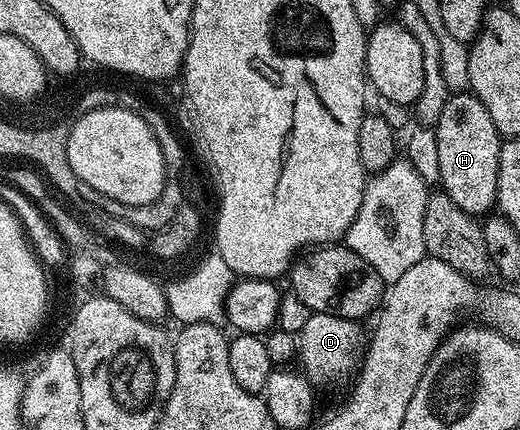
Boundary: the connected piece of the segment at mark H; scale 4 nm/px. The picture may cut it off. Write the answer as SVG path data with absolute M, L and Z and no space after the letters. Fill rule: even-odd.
M455 91L450 94L445 107L441 110L440 119L433 128L437 139L438 162L440 163L438 184L441 186L442 192L447 193L449 199L453 199L453 203L457 203L457 207L461 207L461 211L465 213L490 214L496 204L501 134L497 131L493 119L489 119L489 111L485 111L485 107L474 93Z

